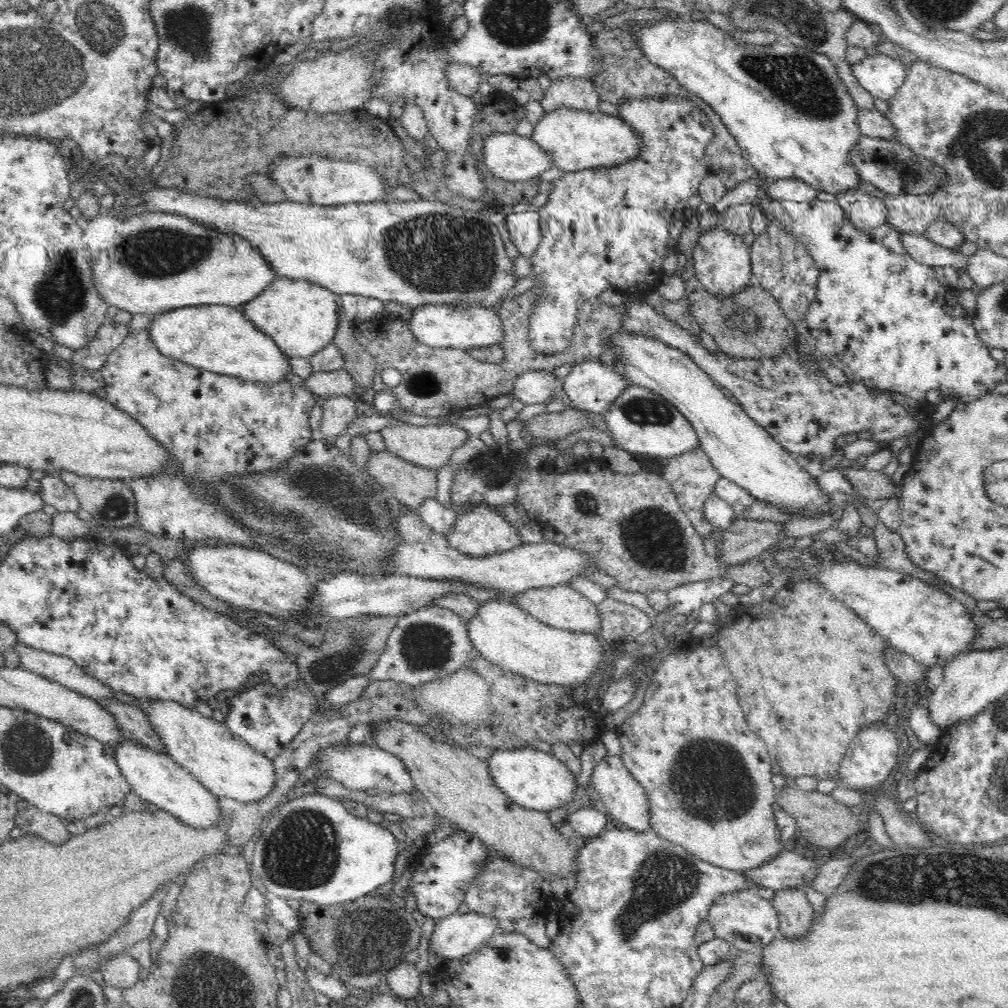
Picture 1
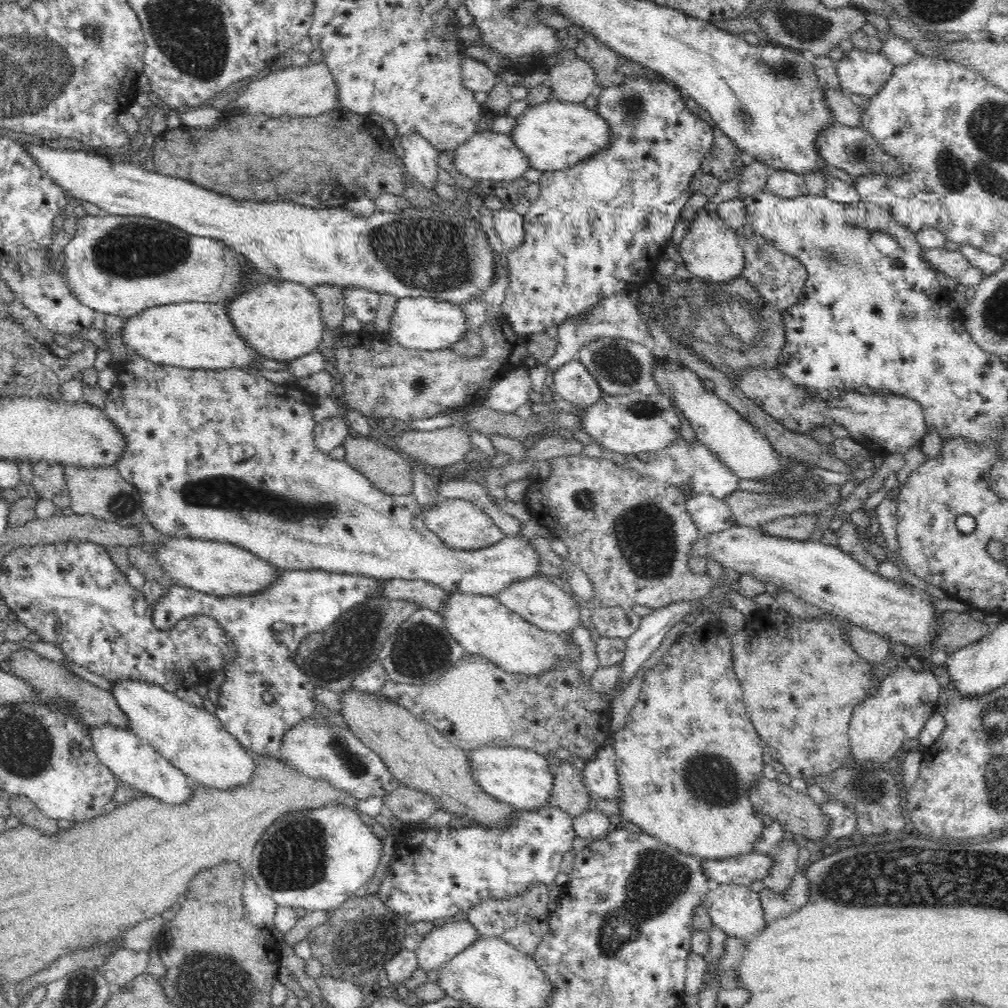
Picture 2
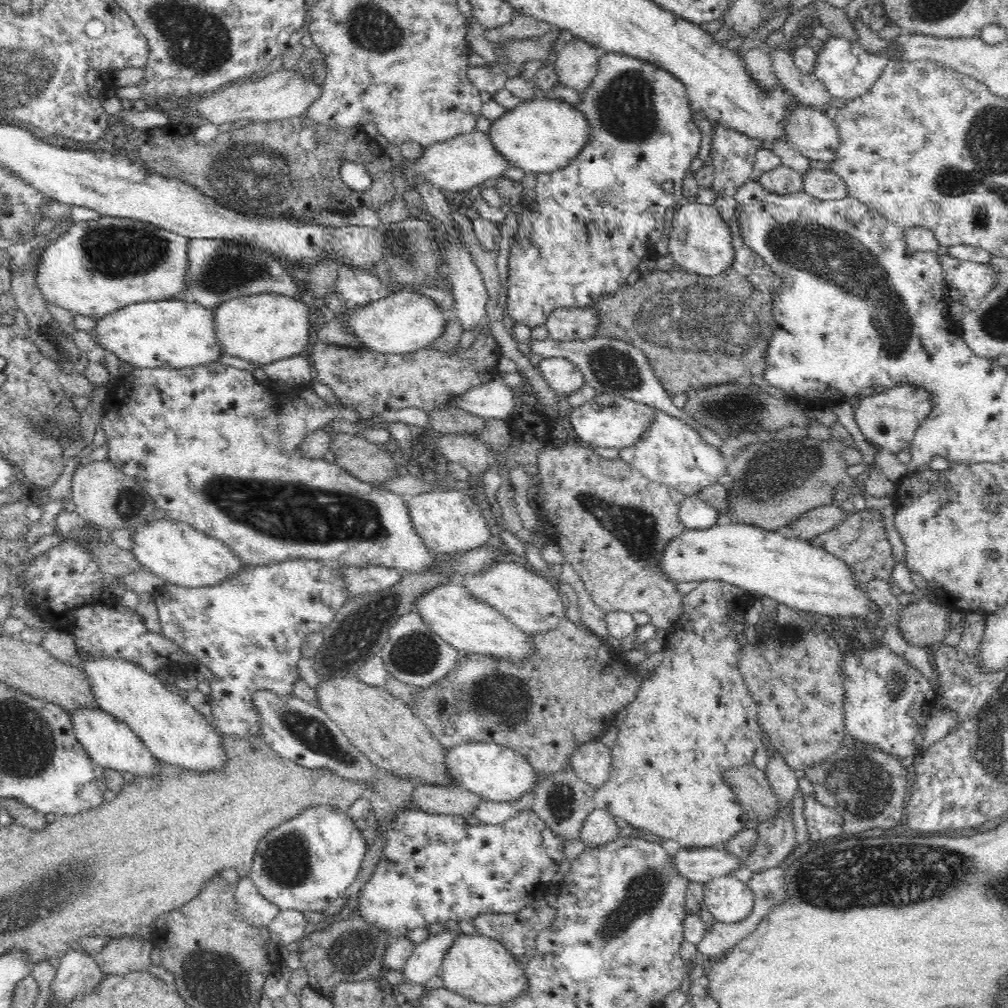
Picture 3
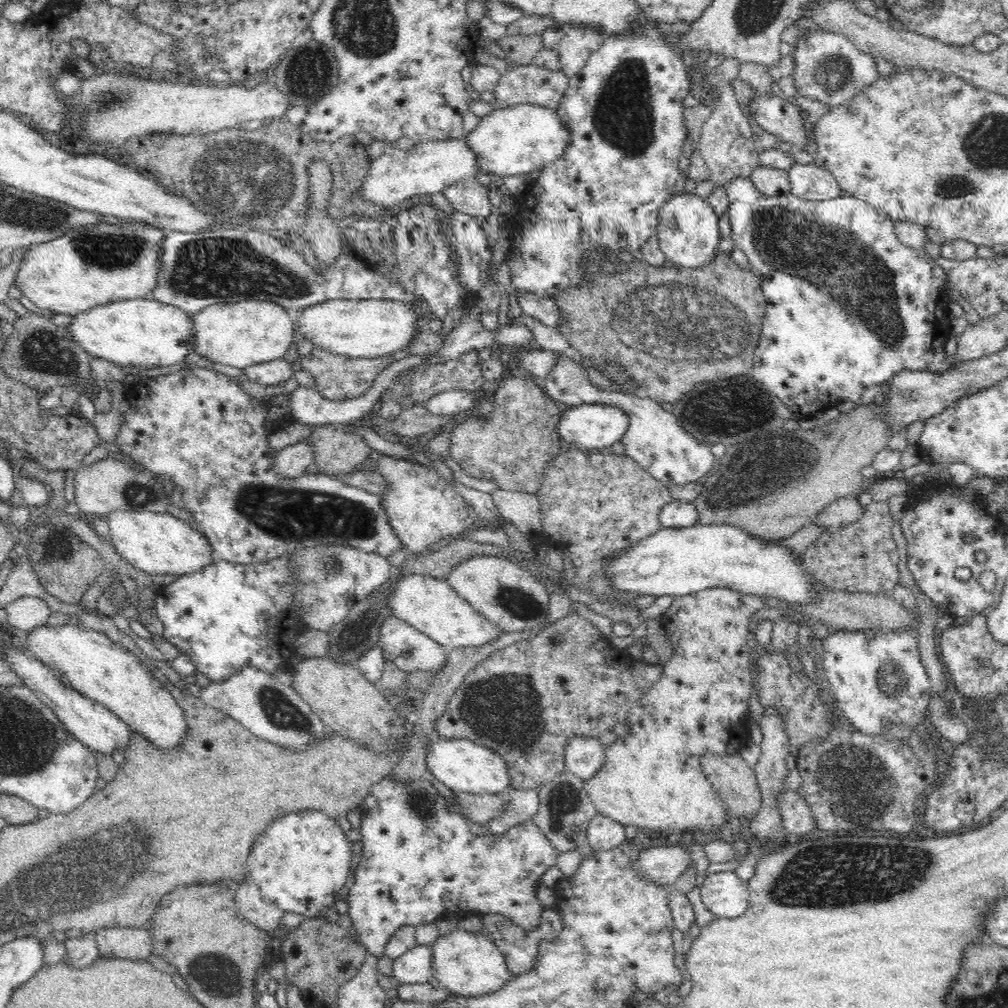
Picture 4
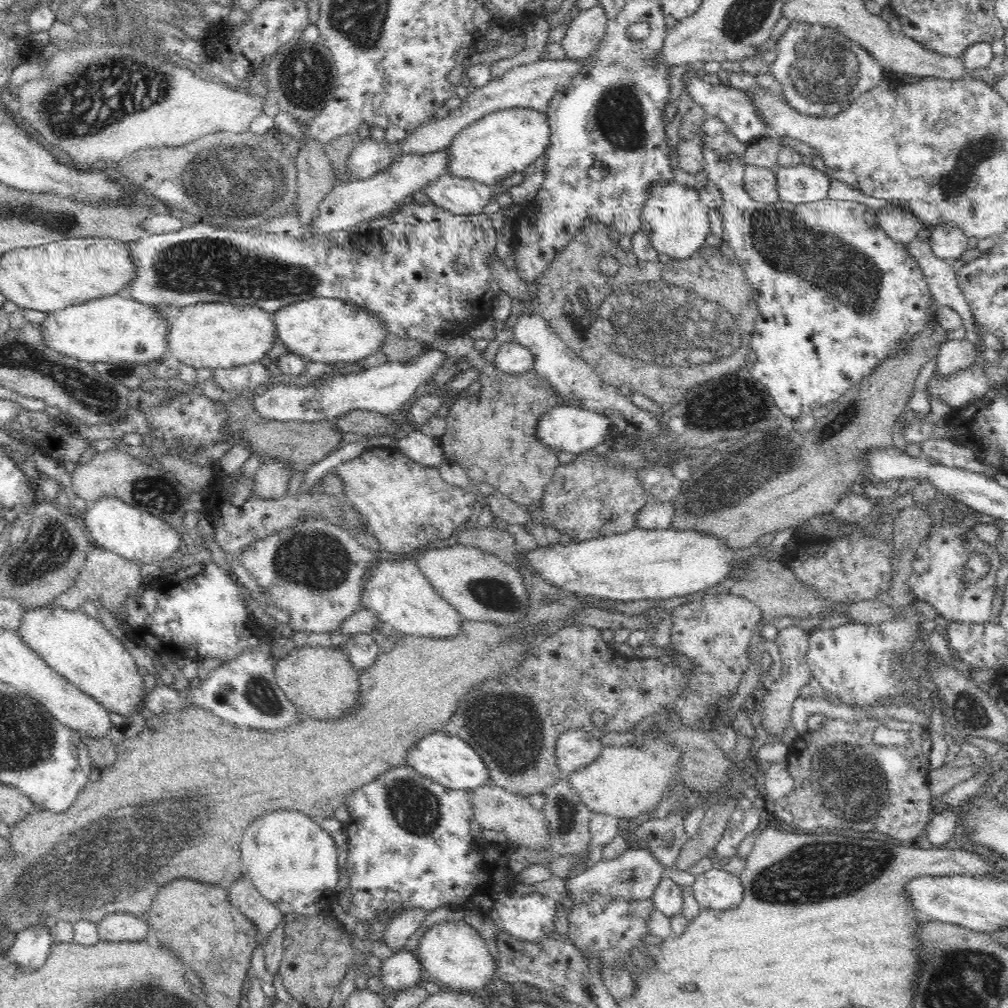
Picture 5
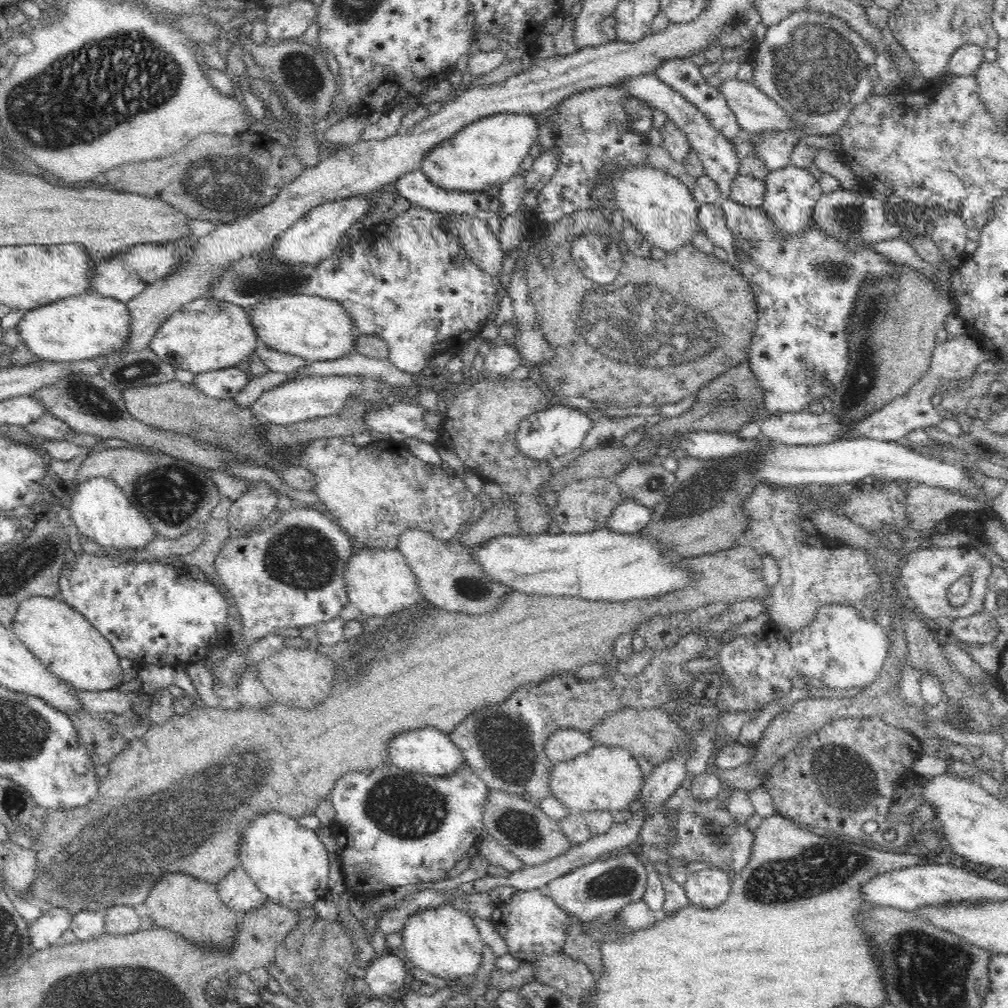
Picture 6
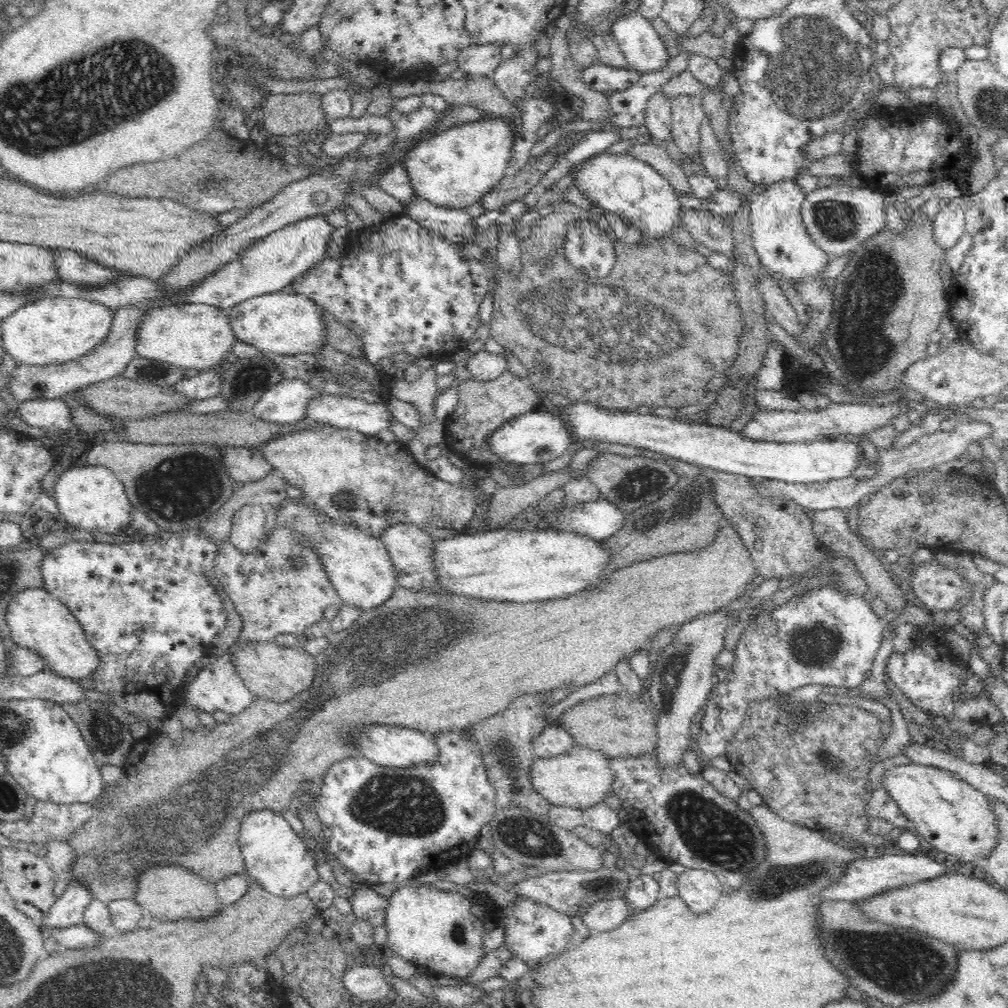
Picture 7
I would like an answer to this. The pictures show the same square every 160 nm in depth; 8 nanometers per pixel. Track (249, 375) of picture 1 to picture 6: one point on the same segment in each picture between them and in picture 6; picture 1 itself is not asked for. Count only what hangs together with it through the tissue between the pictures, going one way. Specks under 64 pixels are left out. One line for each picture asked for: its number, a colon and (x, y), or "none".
2: (191, 335)
3: (171, 333)
4: (145, 333)
5: (114, 329)
6: (86, 326)

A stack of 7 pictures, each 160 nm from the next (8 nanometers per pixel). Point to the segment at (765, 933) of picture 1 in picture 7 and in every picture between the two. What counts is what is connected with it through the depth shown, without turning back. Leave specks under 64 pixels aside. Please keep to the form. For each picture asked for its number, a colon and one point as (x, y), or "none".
2: (735, 909)
3: (730, 900)
4: (724, 893)
5: (716, 889)
6: (707, 888)
7: (700, 889)

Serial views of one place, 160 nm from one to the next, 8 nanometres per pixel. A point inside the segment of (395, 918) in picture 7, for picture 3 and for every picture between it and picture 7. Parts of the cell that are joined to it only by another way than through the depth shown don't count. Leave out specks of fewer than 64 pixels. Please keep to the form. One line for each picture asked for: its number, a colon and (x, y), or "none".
3: (479, 968)
4: (465, 963)
5: (454, 952)
6: (443, 941)

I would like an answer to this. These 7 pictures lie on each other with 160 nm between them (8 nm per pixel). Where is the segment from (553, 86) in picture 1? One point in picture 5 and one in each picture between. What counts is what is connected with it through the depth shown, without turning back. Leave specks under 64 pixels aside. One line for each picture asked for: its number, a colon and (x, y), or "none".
2: (571, 80)
3: (576, 64)
4: (578, 43)
5: (584, 33)

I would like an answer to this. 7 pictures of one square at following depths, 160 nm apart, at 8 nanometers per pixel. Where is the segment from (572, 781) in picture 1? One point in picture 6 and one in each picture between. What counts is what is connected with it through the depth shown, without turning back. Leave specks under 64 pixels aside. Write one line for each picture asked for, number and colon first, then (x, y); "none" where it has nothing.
2: (522, 778)
3: (496, 773)
4: (461, 765)
5: (448, 760)
6: (428, 751)

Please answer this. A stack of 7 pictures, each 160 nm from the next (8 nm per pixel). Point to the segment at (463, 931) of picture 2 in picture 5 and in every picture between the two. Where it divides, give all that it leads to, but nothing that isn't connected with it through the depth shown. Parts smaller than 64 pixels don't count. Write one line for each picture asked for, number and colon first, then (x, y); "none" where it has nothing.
3: (424, 963)
4: (414, 967)
5: (402, 970)

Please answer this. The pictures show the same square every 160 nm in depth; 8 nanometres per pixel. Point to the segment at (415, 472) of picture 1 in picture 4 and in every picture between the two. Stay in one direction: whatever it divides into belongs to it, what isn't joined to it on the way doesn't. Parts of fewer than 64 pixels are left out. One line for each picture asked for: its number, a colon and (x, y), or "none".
2: (385, 468)
3: (369, 462)
4: (336, 451)

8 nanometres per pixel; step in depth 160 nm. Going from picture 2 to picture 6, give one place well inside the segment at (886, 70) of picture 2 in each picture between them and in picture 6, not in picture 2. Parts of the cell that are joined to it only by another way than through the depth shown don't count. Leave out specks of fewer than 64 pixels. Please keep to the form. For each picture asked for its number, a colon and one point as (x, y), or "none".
3: (847, 70)
4: (828, 67)
5: (821, 72)
6: (816, 67)

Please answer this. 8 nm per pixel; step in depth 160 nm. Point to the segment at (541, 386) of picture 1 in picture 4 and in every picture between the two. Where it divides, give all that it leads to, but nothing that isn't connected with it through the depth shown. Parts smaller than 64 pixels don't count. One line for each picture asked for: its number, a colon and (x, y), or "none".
2: (509, 393)
3: (494, 399)
4: (454, 403)

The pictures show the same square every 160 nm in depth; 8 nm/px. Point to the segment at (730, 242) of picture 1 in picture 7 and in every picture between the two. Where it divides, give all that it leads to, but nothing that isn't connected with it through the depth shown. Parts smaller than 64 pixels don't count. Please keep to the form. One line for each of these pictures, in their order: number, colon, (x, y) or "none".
2: (711, 250)
3: (700, 243)
4: (688, 234)
5: (676, 221)
6: (662, 209)
7: (618, 183)

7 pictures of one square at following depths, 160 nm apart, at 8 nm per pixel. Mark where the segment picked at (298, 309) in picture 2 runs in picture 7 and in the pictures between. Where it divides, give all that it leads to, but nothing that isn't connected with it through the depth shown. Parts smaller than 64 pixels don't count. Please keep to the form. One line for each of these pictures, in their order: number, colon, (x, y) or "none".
3: (262, 328)
4: (240, 334)
5: (213, 335)
6: (205, 334)
7: (199, 336)

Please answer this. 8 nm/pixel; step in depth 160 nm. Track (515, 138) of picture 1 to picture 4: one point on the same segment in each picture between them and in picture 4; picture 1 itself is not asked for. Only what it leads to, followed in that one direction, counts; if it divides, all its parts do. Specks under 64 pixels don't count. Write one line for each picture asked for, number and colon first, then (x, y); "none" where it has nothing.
2: (486, 155)
3: (461, 163)
4: (399, 175)

